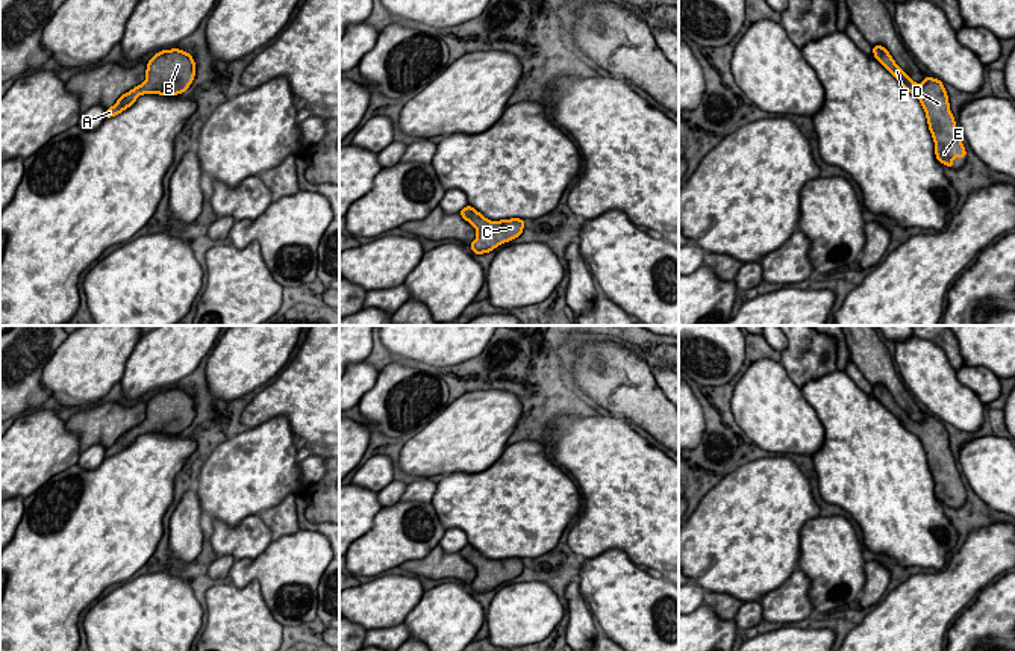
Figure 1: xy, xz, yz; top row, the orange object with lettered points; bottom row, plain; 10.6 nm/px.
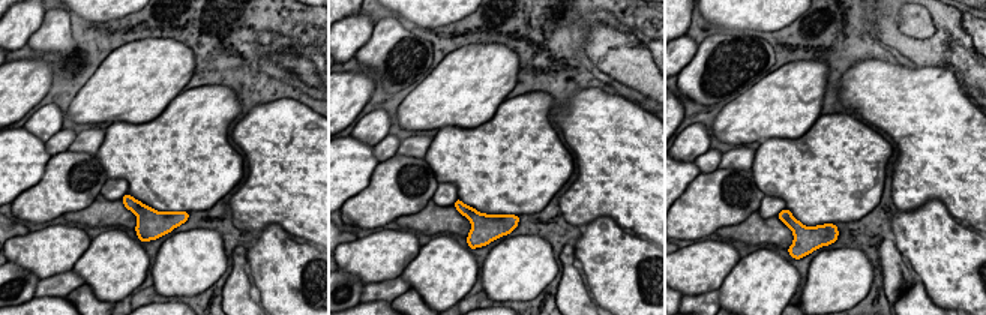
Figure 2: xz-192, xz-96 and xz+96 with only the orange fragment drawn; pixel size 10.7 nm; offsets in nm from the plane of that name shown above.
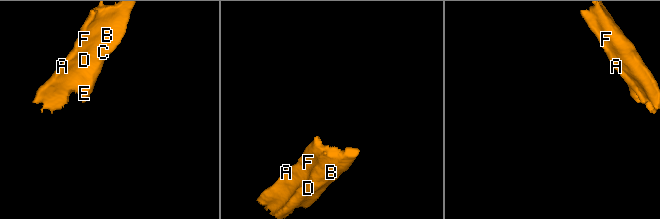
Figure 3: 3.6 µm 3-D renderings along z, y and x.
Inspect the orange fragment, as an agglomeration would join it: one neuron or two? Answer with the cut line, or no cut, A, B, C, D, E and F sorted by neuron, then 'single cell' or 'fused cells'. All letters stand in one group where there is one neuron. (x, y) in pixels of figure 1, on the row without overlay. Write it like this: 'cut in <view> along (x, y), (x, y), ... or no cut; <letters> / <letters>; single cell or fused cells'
no cut; A B C D E F; single cell

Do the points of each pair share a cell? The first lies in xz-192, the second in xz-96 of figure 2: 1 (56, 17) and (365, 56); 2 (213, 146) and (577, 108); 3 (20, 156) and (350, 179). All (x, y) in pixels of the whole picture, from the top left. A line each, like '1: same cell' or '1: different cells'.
1: same cell
2: different cells
3: same cell

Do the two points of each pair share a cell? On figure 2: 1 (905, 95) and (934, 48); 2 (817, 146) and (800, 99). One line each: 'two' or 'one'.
1: two
2: two

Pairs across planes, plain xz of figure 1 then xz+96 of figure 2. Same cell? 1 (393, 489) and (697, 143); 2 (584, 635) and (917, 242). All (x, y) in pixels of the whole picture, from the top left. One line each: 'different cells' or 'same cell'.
1: different cells
2: different cells

